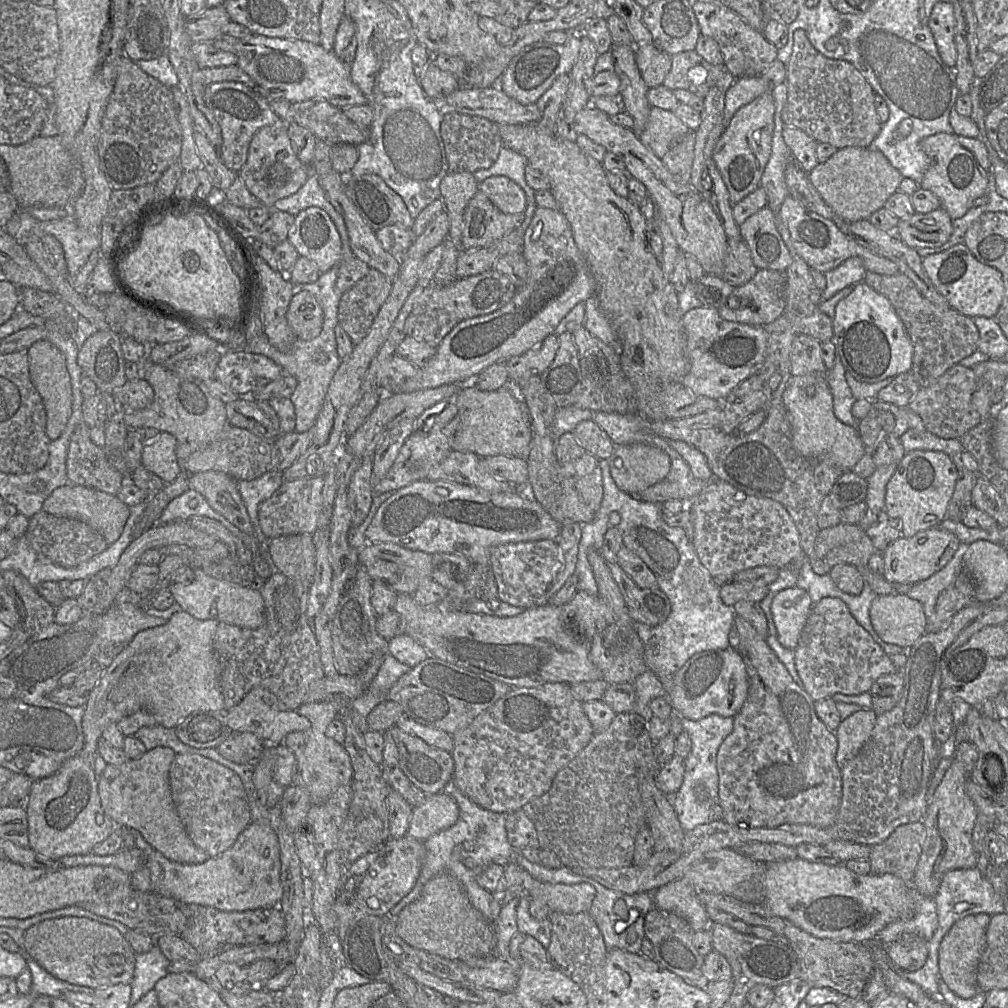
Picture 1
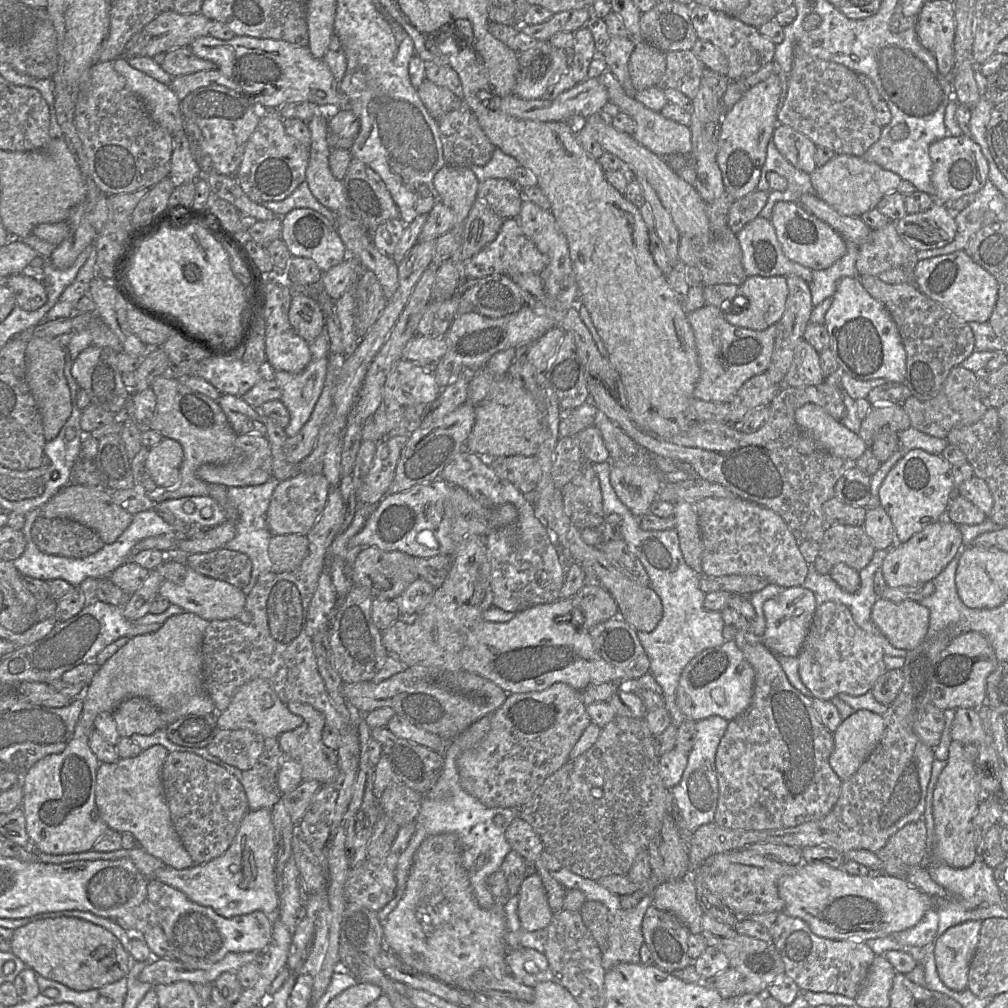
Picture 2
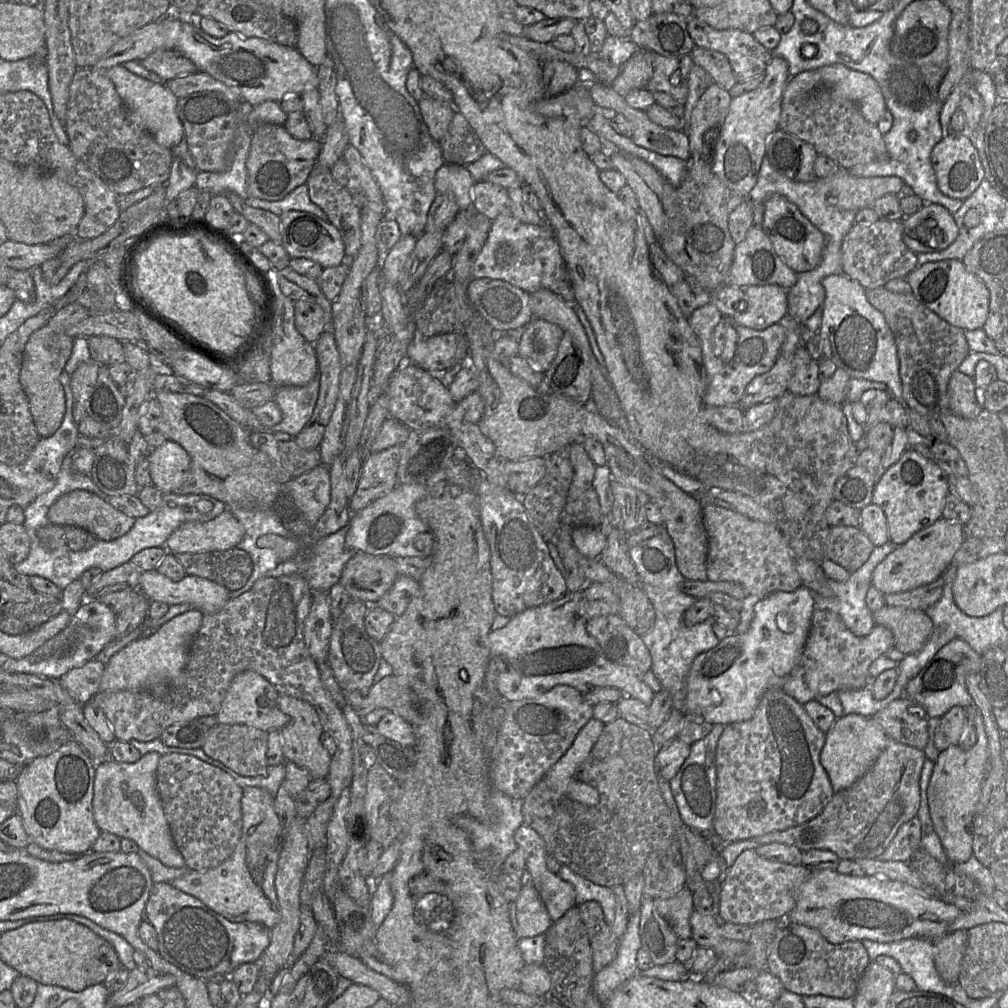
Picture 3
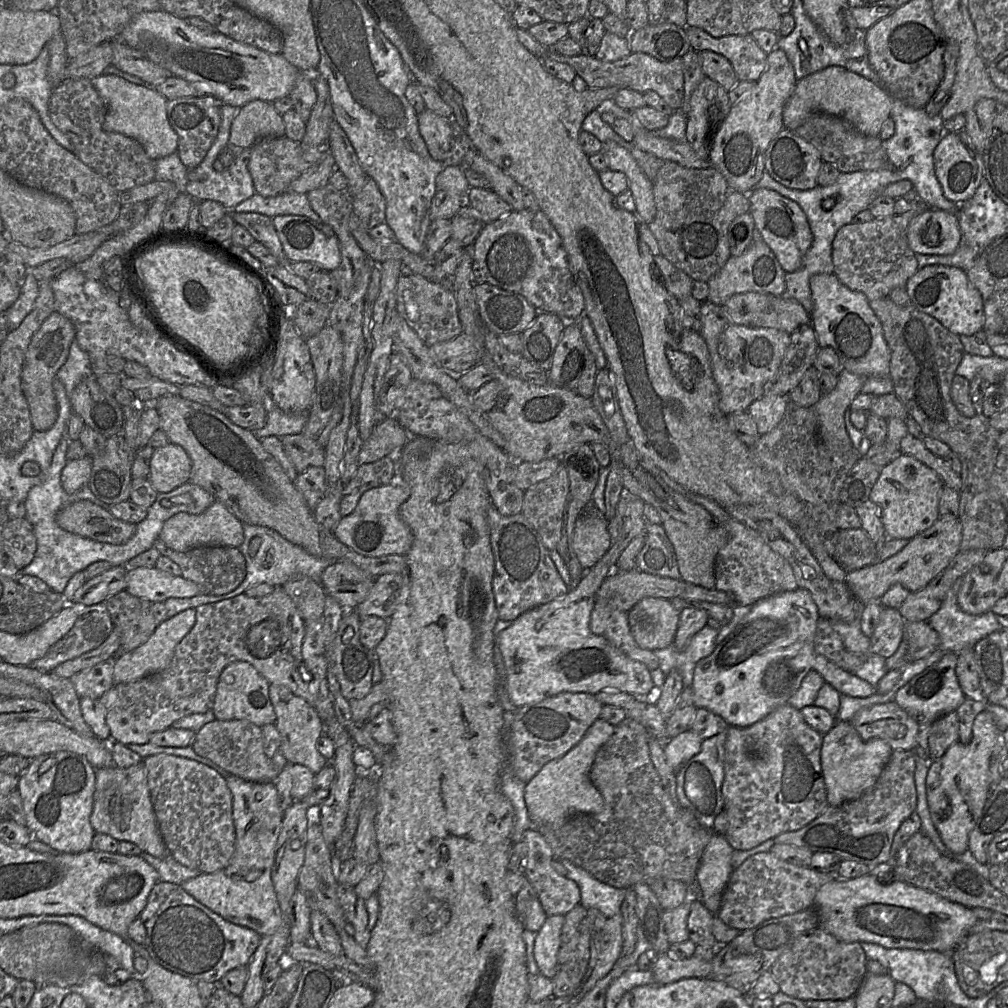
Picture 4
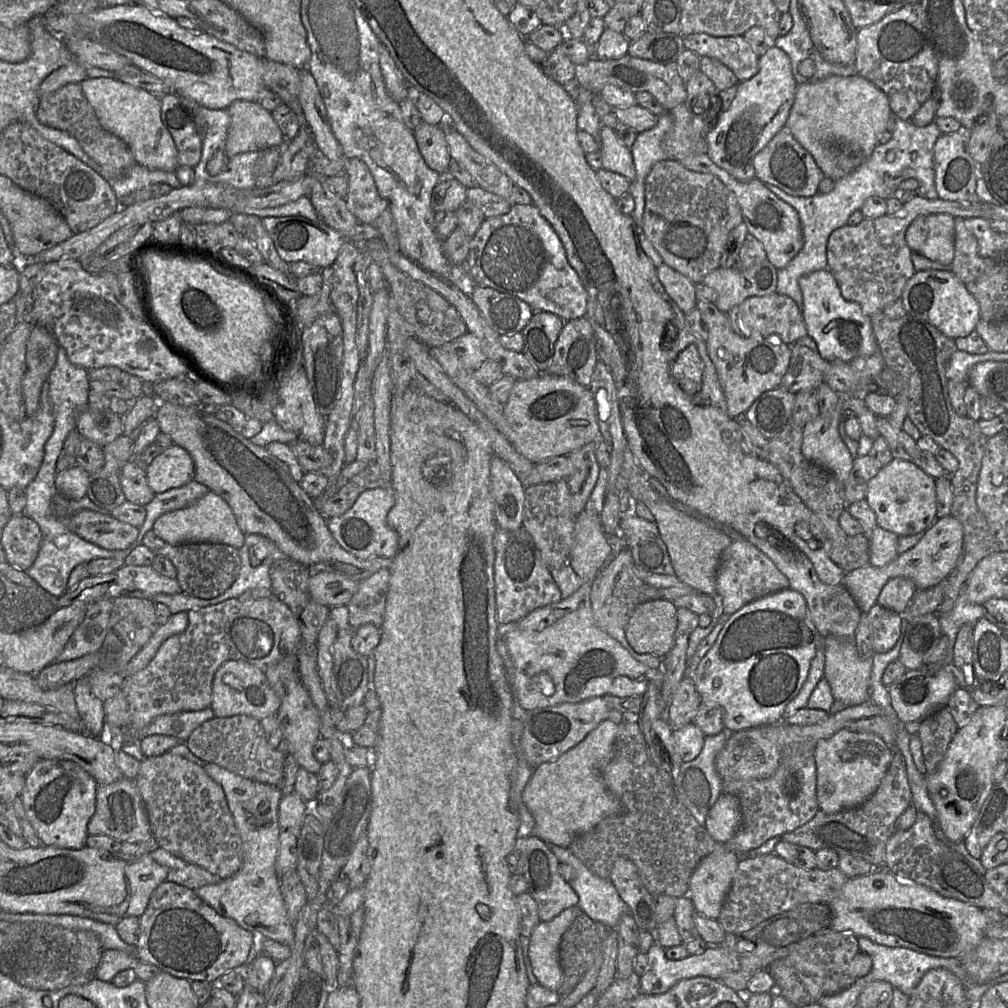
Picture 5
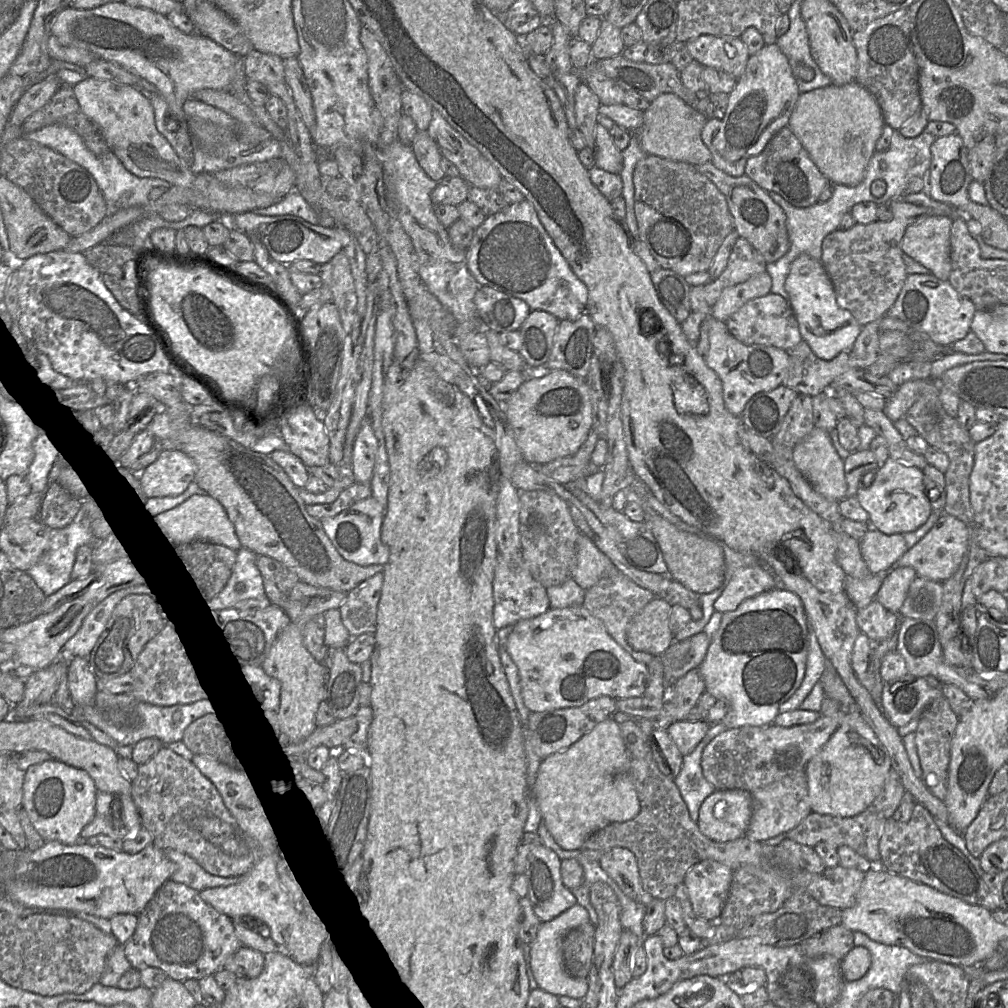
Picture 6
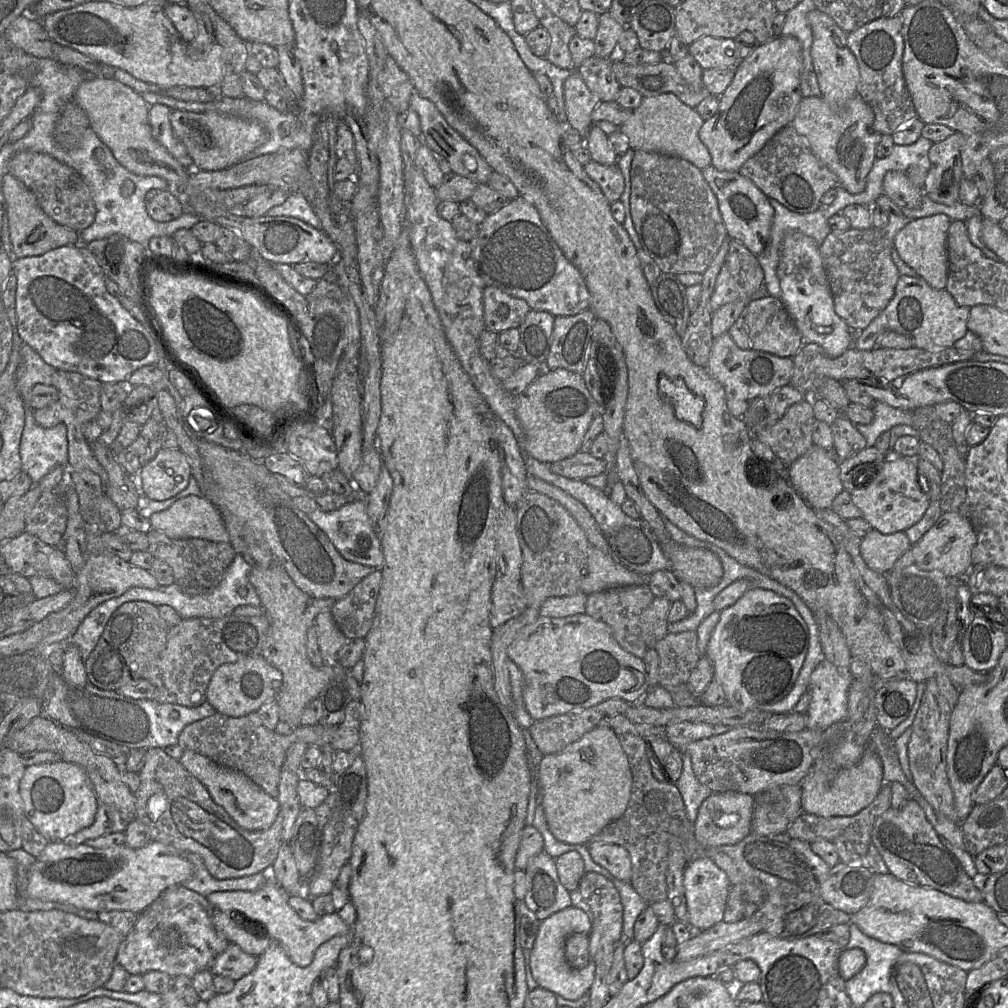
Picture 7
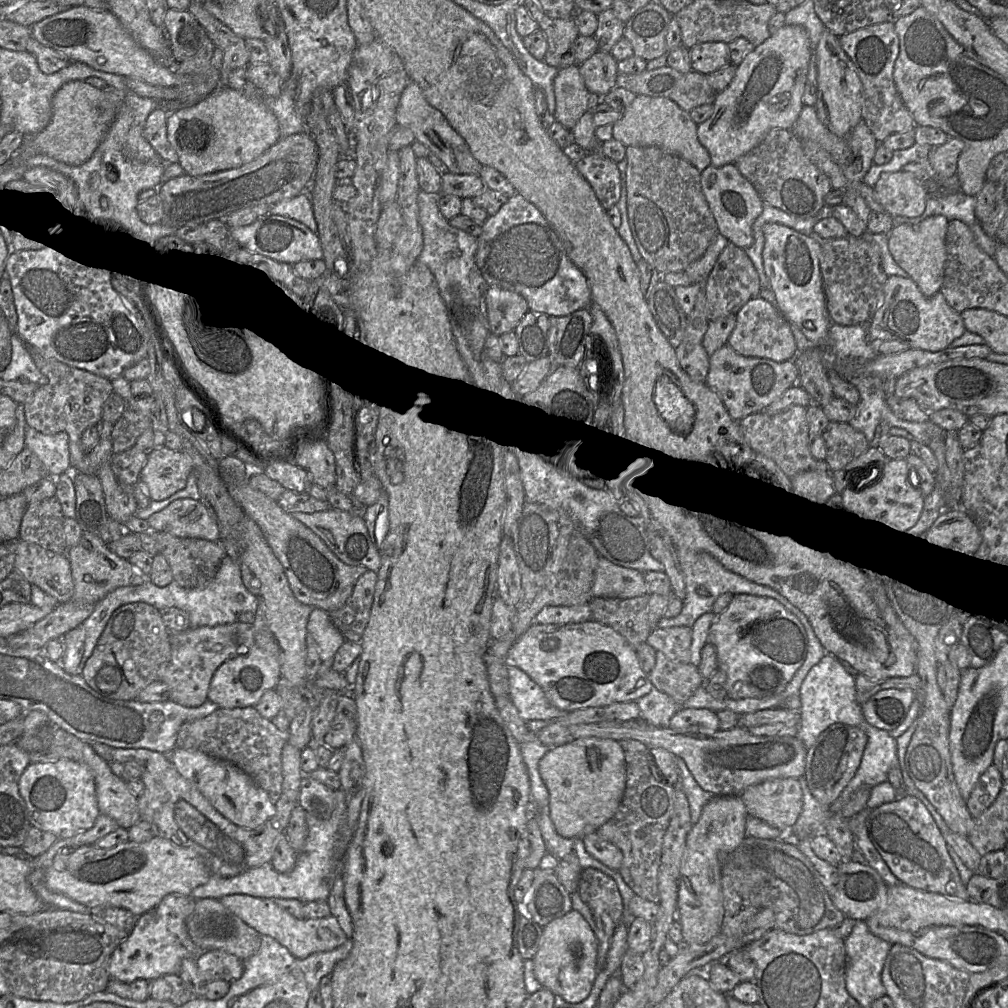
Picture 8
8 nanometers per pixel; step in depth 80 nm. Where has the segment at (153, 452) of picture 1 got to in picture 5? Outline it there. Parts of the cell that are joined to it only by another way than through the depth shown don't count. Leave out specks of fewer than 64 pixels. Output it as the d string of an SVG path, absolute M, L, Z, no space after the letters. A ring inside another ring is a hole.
M175 444L164 449L146 470L148 485L155 494L182 487L193 481L194 475L191 456Z

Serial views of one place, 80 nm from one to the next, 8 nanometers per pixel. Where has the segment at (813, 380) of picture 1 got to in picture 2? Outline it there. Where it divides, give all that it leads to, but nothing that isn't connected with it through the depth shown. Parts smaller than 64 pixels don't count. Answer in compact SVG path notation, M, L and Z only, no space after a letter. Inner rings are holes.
M808 403L795 412L798 426L834 456L856 461L868 449L859 433L849 430L822 407Z

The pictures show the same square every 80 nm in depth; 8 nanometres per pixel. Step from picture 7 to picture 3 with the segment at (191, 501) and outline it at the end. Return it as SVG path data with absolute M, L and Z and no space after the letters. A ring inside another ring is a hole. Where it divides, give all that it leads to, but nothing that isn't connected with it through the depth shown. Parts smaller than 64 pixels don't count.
M227 508L217 517L207 522L185 522L181 524L167 539L166 550L171 553L202 553L222 551L235 547L243 538L241 523Z

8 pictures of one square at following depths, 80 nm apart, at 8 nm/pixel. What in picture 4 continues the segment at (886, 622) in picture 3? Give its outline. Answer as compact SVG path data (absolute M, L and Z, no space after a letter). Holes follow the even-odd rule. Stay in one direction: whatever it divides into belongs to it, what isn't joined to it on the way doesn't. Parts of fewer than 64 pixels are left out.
M928 621L905 622L904 632L911 660L925 657L938 646L938 634Z

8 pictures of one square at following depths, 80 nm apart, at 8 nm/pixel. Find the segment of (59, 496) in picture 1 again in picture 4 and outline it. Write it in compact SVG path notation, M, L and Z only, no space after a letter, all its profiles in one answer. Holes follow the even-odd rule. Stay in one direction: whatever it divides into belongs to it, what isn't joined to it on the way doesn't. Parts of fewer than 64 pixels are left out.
M89 500L62 508L56 514L56 522L72 534L115 545L126 543L136 532L136 524L114 517L108 509Z

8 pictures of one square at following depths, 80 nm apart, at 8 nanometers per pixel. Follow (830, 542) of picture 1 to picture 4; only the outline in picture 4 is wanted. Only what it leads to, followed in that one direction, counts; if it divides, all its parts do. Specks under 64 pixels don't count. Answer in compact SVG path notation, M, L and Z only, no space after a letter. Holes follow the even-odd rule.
M861 528L838 531L833 559L847 573L881 562L877 561L875 542Z

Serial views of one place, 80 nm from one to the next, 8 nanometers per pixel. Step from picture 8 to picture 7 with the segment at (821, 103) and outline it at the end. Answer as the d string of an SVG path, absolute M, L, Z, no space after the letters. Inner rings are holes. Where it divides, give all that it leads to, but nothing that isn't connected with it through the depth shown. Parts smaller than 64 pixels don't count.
M816 8L807 14L807 20L813 34L811 56L820 97L831 107L841 106L857 95L859 83L859 67L855 55L847 44L848 33L842 30L829 15Z

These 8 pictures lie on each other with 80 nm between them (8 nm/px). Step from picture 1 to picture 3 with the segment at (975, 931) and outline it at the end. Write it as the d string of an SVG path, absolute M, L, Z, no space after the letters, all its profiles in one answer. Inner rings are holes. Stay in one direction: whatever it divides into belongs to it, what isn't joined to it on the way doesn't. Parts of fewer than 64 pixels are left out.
M957 929L947 932L933 942L935 947L934 964L938 974L946 983L958 982L967 941L968 931Z

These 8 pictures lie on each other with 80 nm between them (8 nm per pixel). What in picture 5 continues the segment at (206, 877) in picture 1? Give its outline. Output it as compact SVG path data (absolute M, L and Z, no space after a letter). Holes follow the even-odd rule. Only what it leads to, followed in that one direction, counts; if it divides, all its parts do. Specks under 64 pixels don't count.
M207 763L203 768L225 793L243 843L243 858L237 873L218 883L202 886L195 893L217 913L233 919L241 928L291 947L294 924L288 916L280 878L275 870L279 847L278 808L283 795L276 786L242 777L214 763Z

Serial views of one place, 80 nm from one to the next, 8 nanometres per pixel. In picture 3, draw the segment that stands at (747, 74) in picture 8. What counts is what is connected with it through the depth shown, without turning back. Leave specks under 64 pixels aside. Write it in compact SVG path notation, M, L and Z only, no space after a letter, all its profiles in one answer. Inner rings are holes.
M773 55L764 72L762 83L756 89L732 99L721 126L712 169L728 188L744 197L748 197L756 185L763 158L766 156L767 142L779 129L783 95L789 79L787 61Z

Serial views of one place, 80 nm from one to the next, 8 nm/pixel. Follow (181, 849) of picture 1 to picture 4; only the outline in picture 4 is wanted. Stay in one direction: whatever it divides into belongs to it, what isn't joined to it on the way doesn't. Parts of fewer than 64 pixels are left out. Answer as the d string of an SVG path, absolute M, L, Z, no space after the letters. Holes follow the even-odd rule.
M143 761L126 769L112 766L96 770L90 823L96 833L107 834L119 842L134 843L156 858L169 854L158 829Z

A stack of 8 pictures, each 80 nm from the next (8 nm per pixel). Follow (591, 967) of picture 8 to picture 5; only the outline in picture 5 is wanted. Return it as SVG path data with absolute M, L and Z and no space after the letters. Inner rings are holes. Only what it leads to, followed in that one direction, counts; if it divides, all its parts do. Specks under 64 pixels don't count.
M576 905L549 921L540 921L530 937L529 957L540 985L557 992L563 983L560 964L562 935L583 911Z

